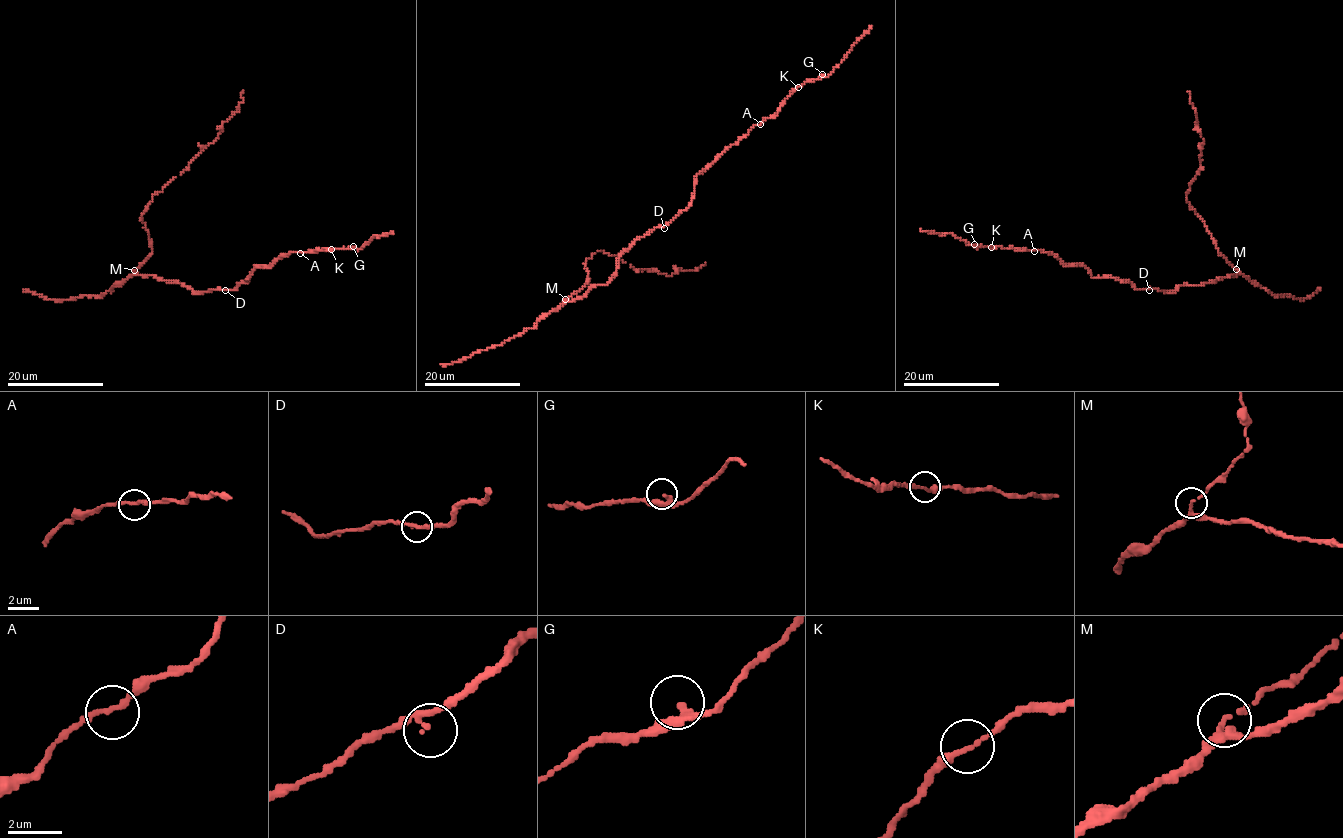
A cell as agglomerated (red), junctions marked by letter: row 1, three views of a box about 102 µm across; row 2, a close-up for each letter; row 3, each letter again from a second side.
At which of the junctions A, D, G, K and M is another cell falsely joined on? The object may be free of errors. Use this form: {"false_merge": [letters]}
{"false_merge": []}

